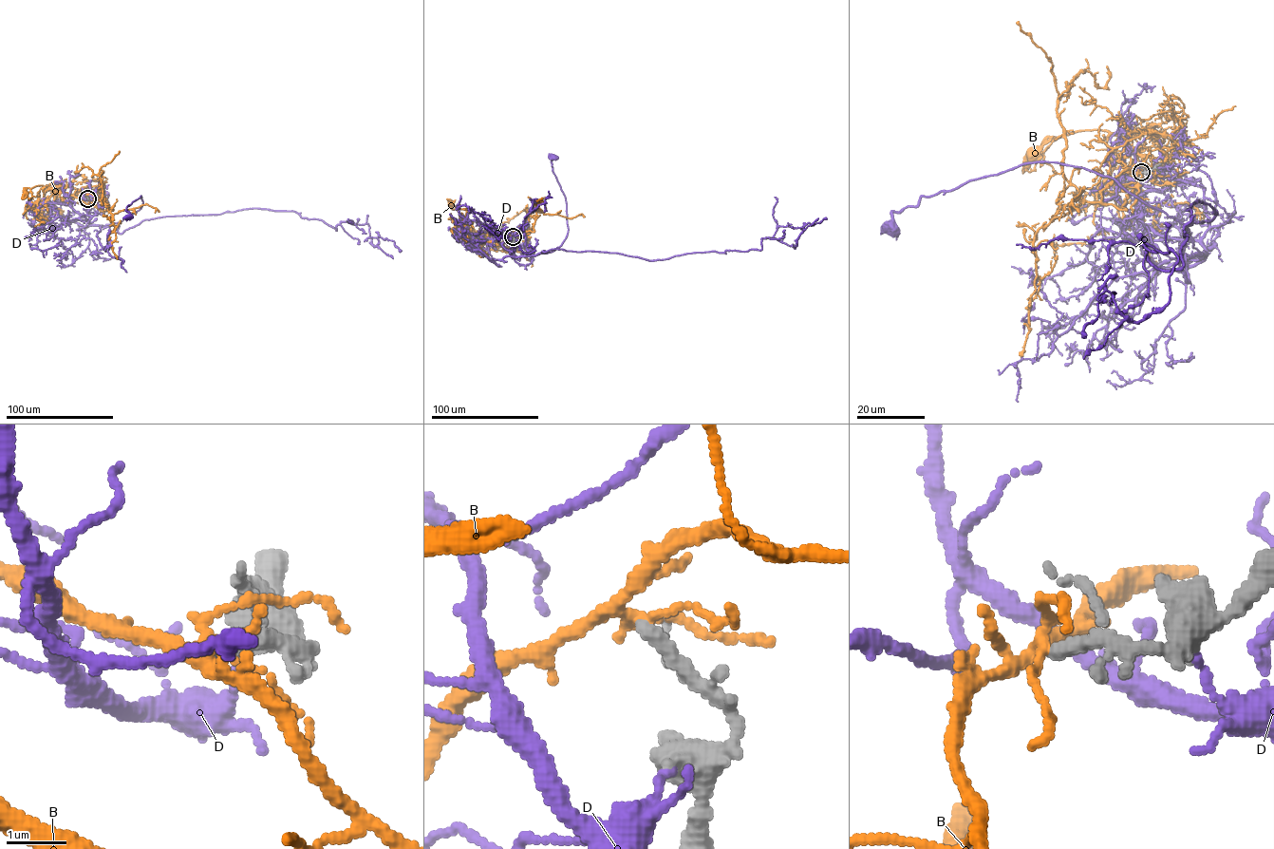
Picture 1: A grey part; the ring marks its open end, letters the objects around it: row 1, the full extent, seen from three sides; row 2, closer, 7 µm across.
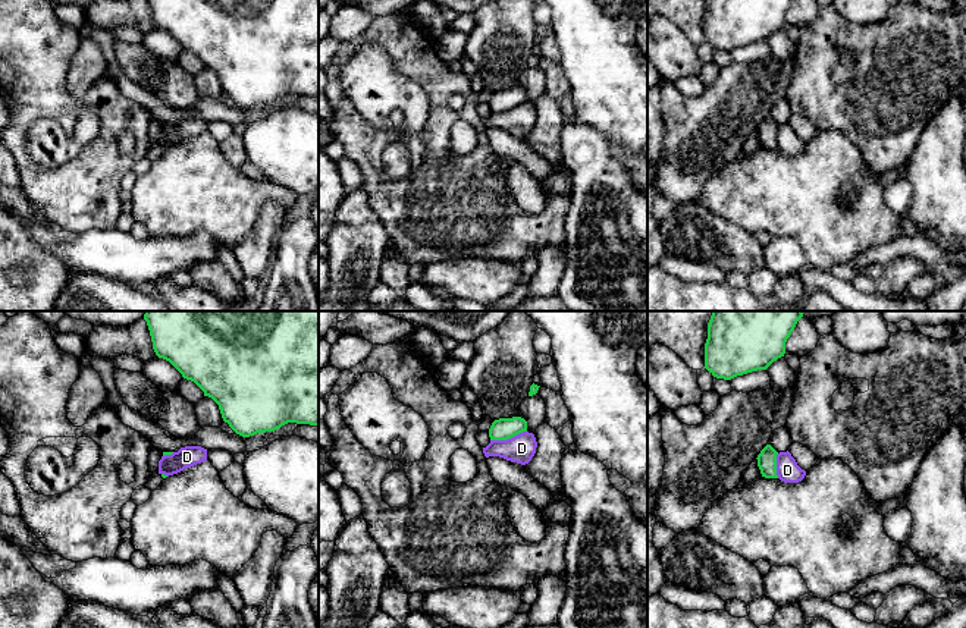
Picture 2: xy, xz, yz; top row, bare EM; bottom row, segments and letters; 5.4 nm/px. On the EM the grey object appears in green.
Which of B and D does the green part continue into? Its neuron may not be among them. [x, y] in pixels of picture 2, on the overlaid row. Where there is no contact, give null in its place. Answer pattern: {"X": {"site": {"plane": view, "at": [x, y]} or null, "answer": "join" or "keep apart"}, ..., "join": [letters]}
{"B": {"site": null, "answer": "keep apart"}, "D": {"site": {"plane": "xz", "at": [508, 437]}, "answer": "keep apart"}, "join": []}

